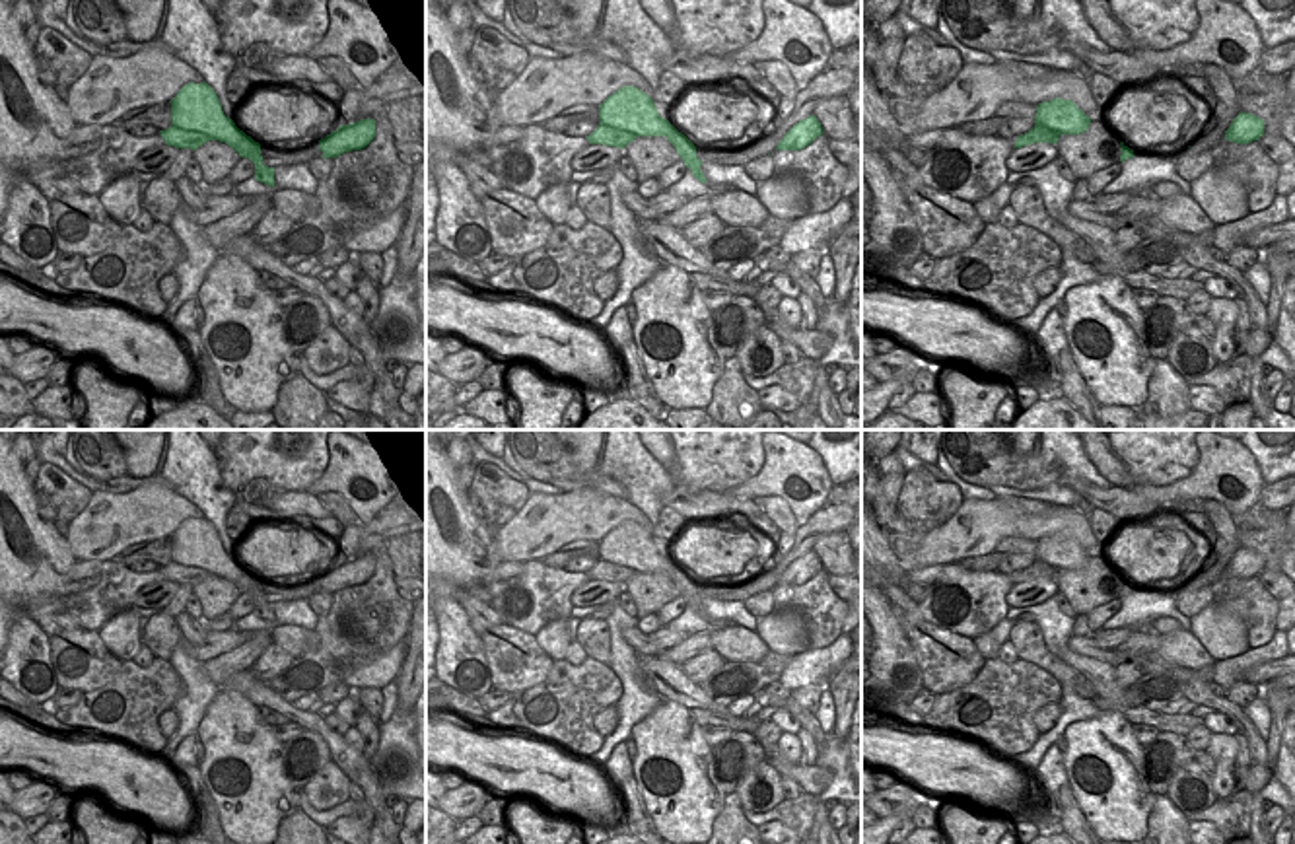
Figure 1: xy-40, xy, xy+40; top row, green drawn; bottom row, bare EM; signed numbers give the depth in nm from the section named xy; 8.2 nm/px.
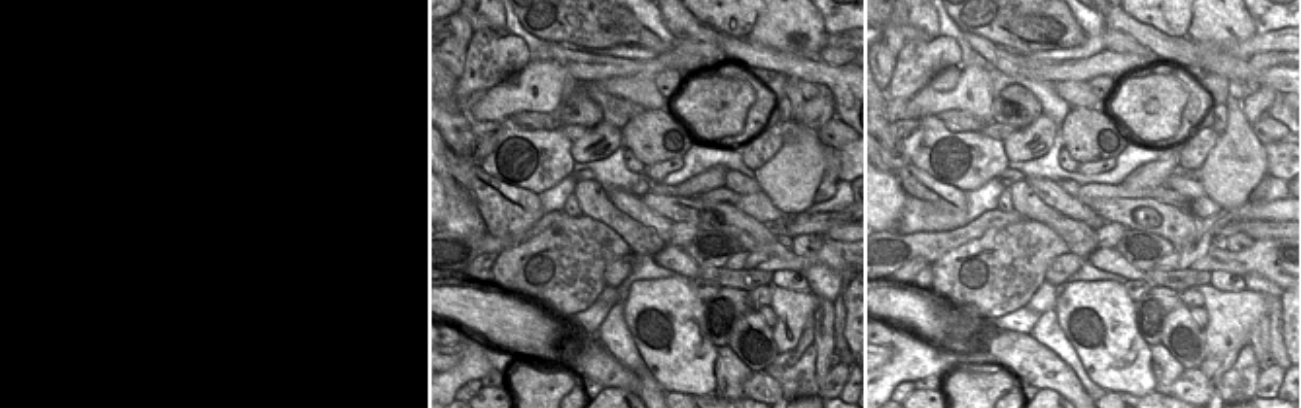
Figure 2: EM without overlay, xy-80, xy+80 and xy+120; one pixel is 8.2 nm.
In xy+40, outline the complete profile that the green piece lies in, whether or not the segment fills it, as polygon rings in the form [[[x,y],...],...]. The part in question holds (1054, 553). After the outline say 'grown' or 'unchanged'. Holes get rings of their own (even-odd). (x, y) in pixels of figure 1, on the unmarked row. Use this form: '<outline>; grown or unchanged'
[[[1054,533],[1036,541],[1034,562],[1017,572],[1013,583],[1034,578],[1056,580],[1062,570],[1079,570],[1089,564],[1087,552],[1071,535]]]; unchanged

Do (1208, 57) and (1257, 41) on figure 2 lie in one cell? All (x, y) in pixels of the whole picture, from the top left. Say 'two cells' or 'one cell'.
two cells

